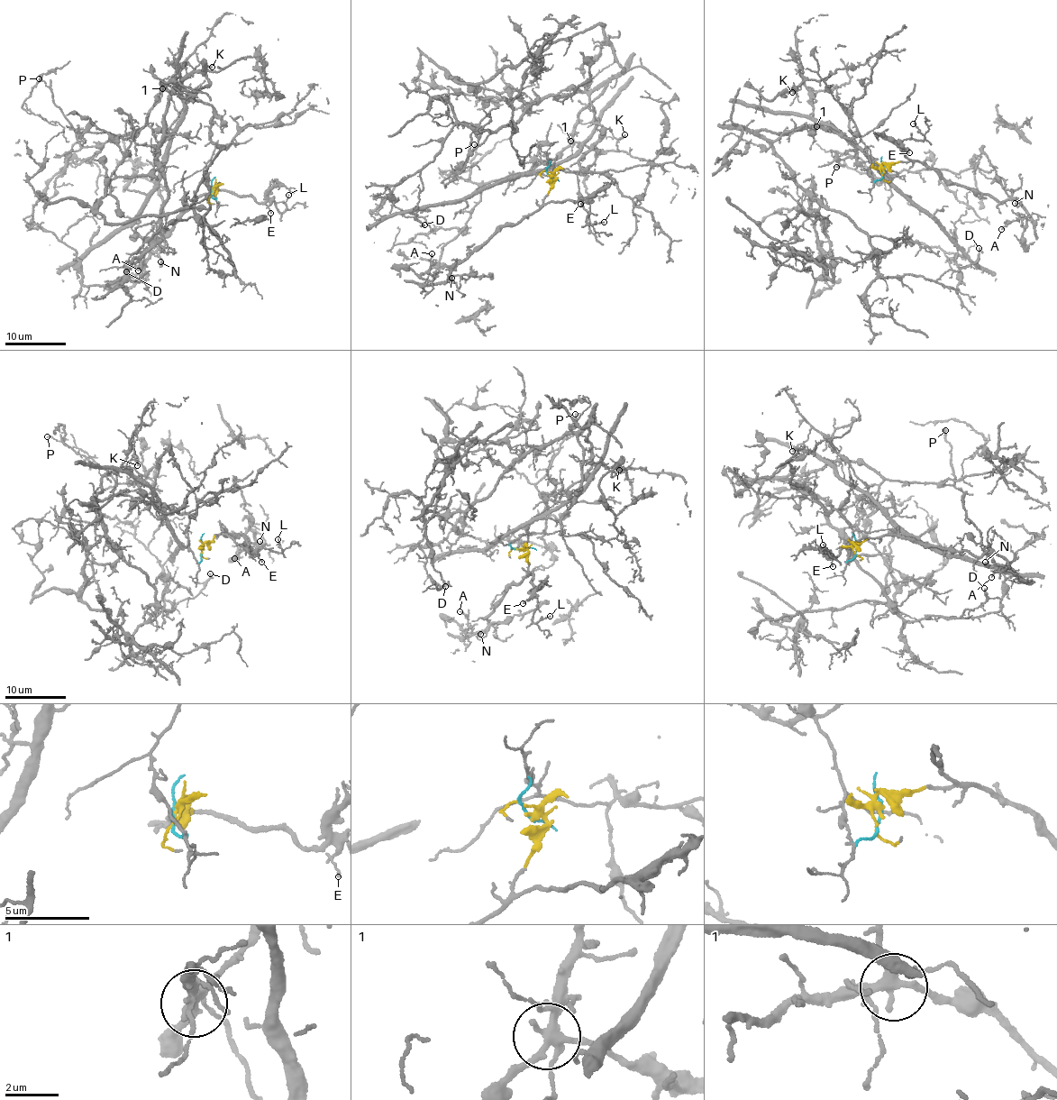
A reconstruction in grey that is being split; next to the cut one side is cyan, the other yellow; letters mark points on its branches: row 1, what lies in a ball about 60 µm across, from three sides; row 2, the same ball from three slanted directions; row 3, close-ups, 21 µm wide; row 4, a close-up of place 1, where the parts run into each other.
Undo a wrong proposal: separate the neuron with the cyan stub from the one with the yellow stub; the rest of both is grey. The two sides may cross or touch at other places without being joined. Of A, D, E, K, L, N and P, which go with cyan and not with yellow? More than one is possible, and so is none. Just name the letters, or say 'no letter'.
D, K, P

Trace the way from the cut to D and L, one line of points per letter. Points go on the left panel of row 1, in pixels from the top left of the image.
D: (212, 190), (204, 171), (216, 145), (214, 109), (173, 92), (157, 236), (123, 283), (126, 271)
L: (212, 190), (223, 189), (235, 196), (250, 196), (257, 202), (270, 197), (282, 211), (289, 195)

